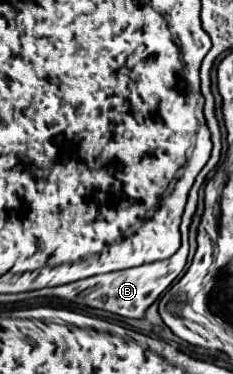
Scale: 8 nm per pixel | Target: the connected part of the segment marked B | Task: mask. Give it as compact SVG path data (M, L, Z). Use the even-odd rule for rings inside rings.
M210 161L202 173L198 175L194 187L190 189L188 195L188 205L184 209L184 217L182 217L182 225L180 225L180 233L182 233L182 245L180 249L168 257L168 261L156 261L152 265L140 265L140 267L132 267L132 269L124 269L124 271L114 271L114 273L104 273L100 277L88 277L82 281L74 281L68 285L58 285L58 287L48 287L42 289L40 295L42 297L60 297L78 305L88 305L94 309L104 309L122 317L132 317L132 319L142 319L146 309L182 275L184 267L186 267L186 259L188 259L188 227L192 223L192 217L196 213L196 203L198 203L198 189L204 183L208 171L216 165L216 161Z

